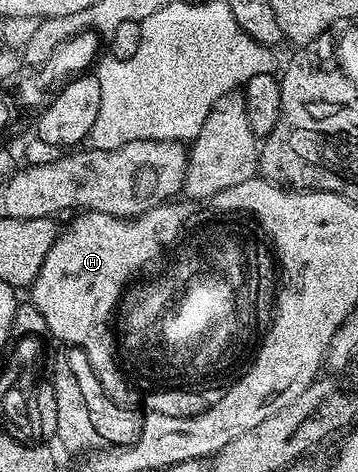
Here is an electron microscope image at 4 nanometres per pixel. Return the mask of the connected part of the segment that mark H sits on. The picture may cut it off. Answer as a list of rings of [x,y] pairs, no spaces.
[[[86,210],[75,215],[76,219],[68,227],[61,229],[56,235],[56,243],[46,252],[46,260],[38,272],[30,287],[30,301],[38,312],[46,319],[46,328],[51,337],[65,342],[65,347],[80,347],[85,350],[90,358],[93,368],[100,377],[108,380],[115,375],[112,364],[108,335],[108,315],[119,293],[120,282],[124,277],[124,263],[122,264],[122,252],[120,250],[120,234],[122,228],[109,219],[107,214],[97,210]]]

